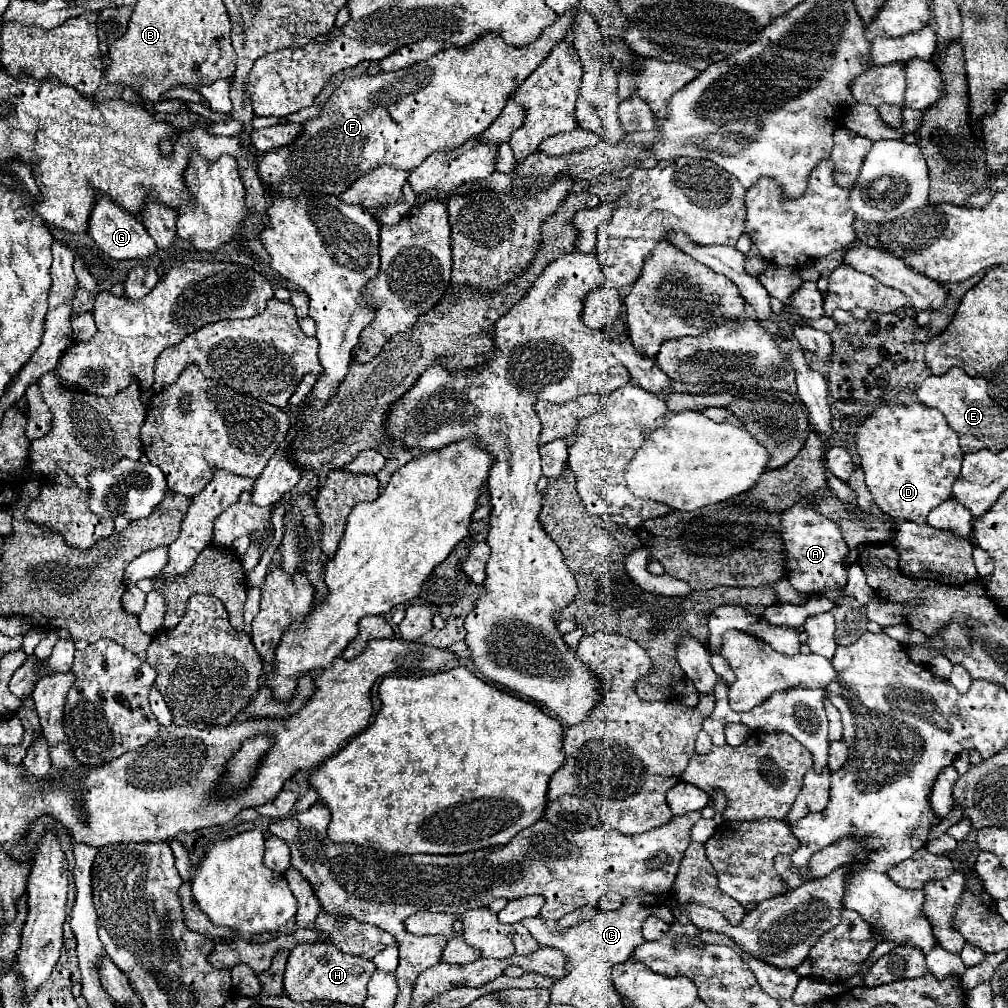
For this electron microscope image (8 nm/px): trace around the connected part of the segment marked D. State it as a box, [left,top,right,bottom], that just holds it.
[856,404,964,524]

